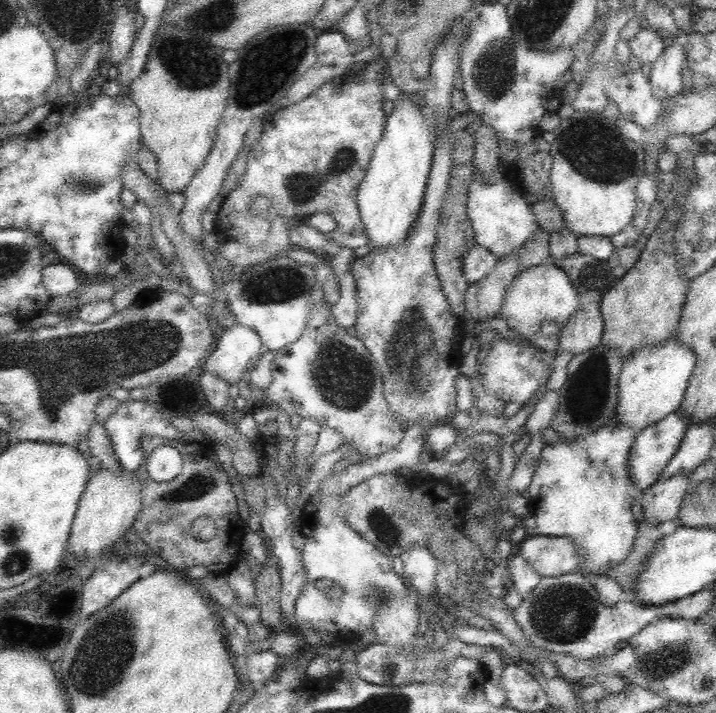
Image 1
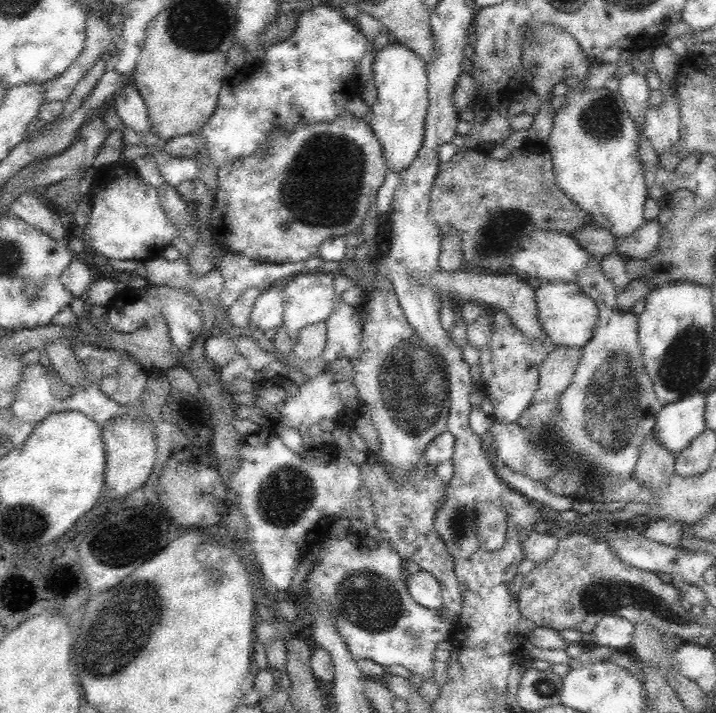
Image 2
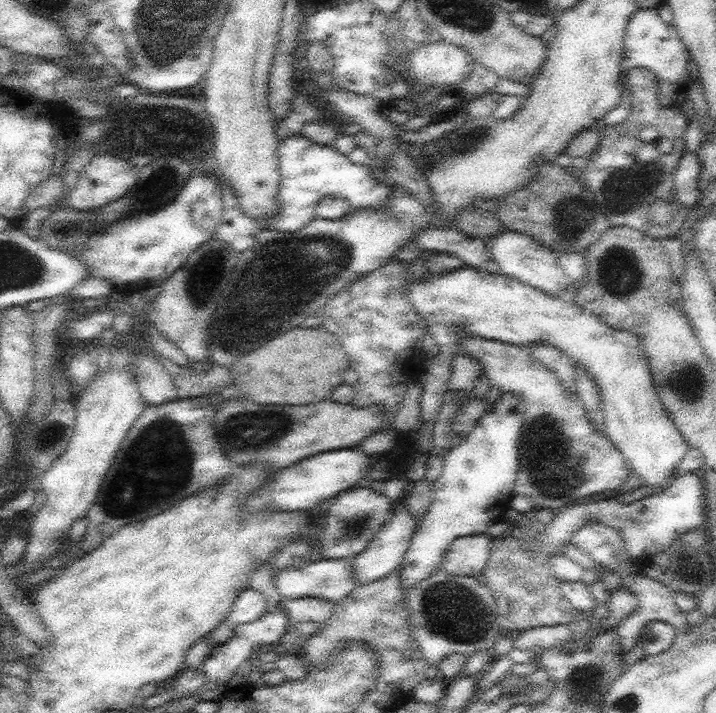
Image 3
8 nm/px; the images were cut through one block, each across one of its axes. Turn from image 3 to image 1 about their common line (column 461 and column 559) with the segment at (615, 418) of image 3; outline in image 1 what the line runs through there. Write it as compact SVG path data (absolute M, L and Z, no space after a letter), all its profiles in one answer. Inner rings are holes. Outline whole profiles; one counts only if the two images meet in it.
M553 262L523 268L510 283L499 316L507 321L508 332L532 342L544 353L559 353L561 326L578 308L575 286L568 275Z

